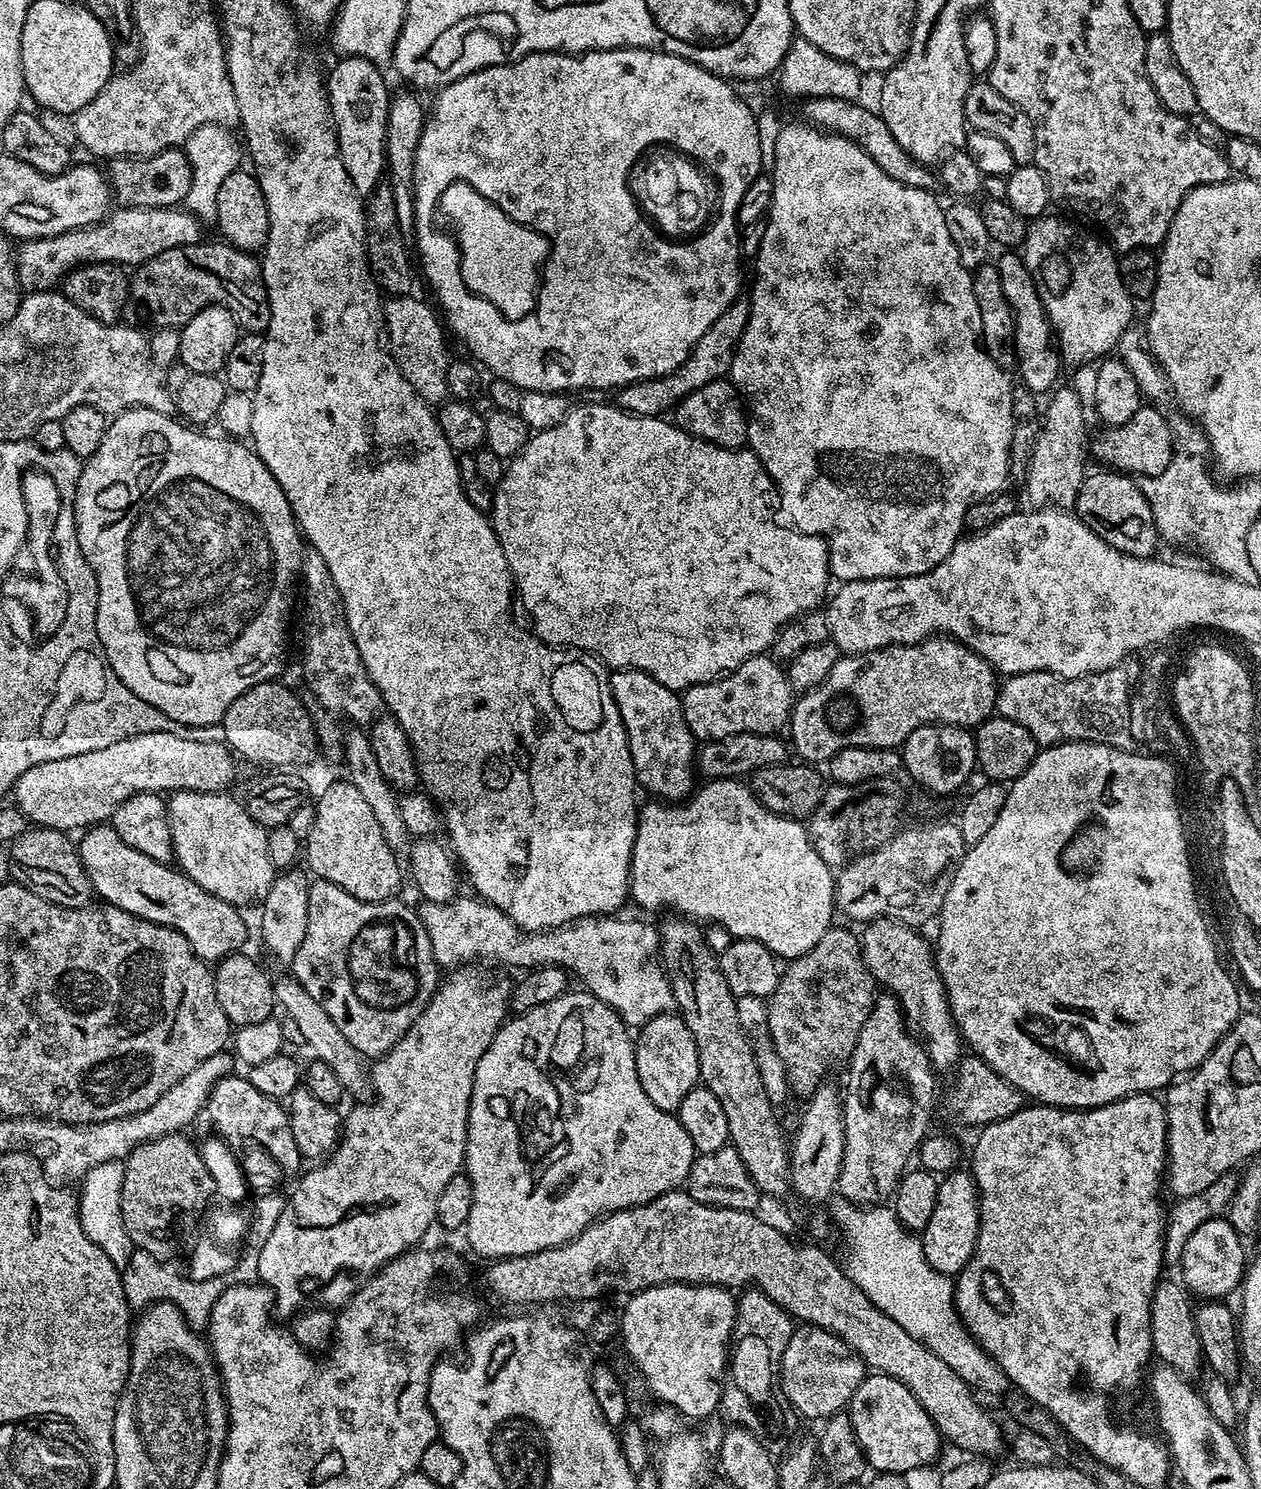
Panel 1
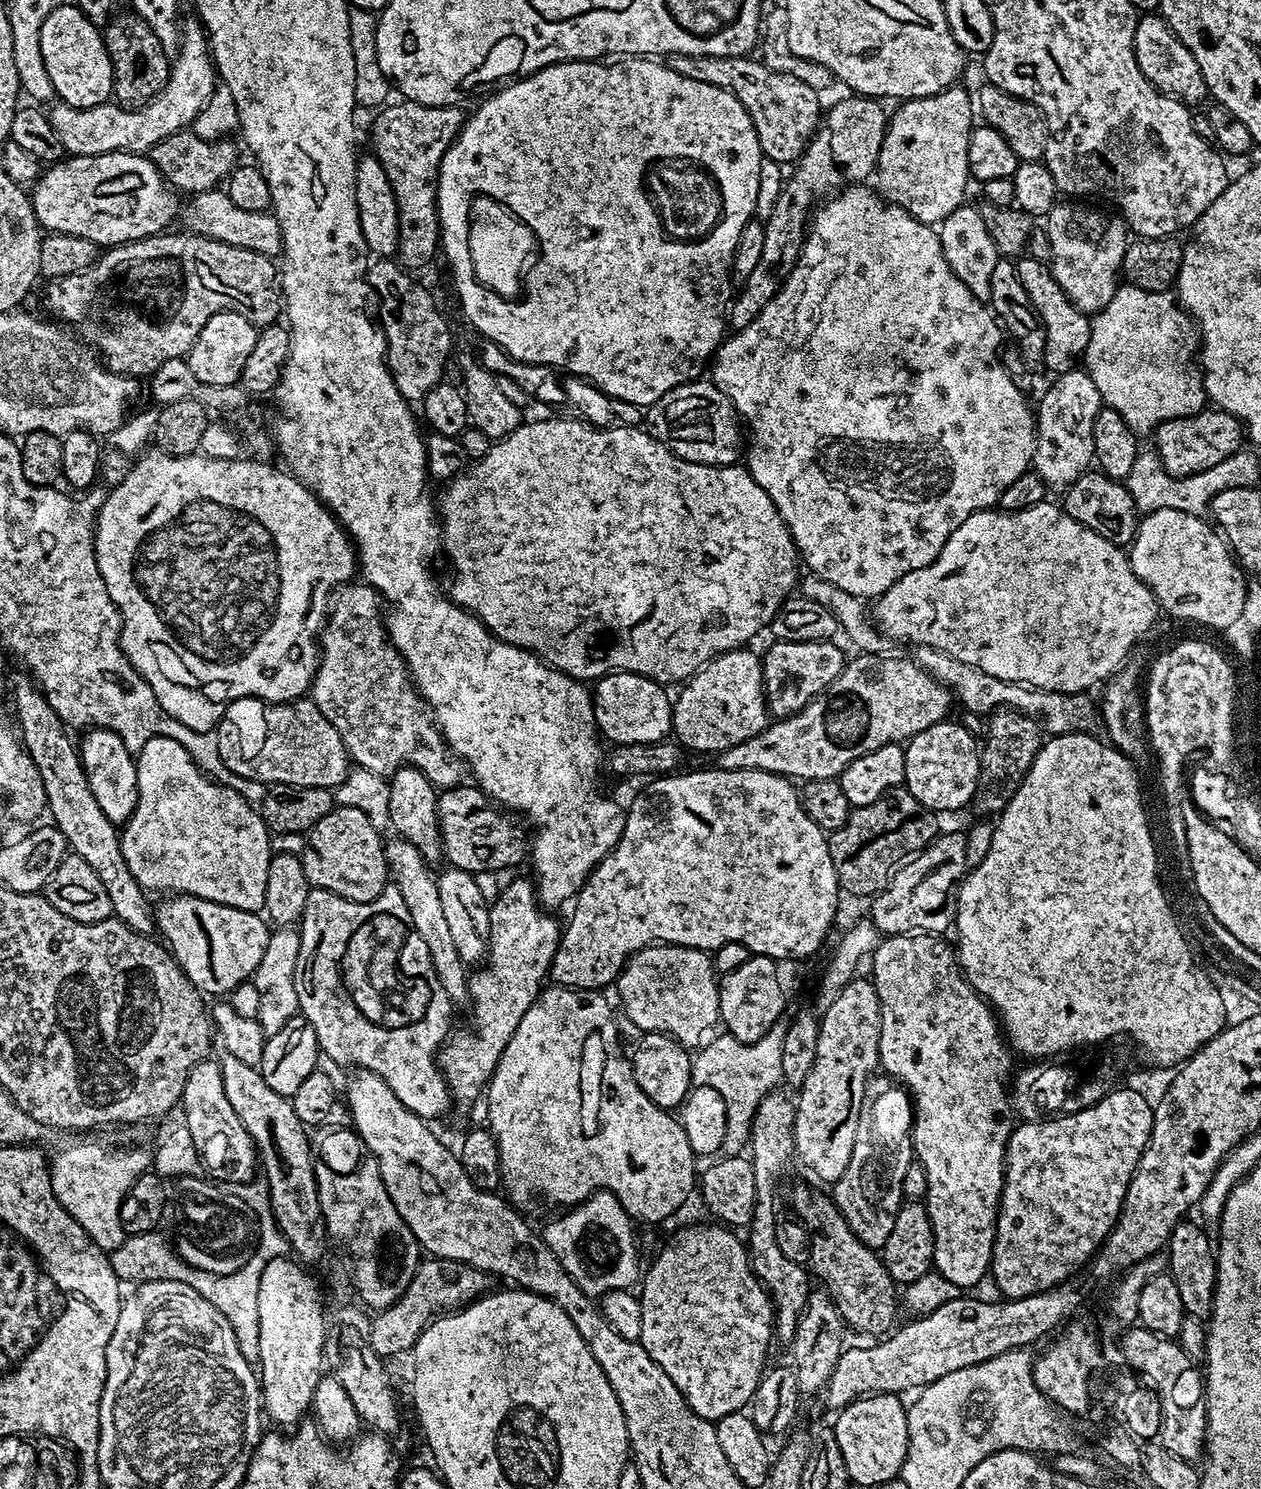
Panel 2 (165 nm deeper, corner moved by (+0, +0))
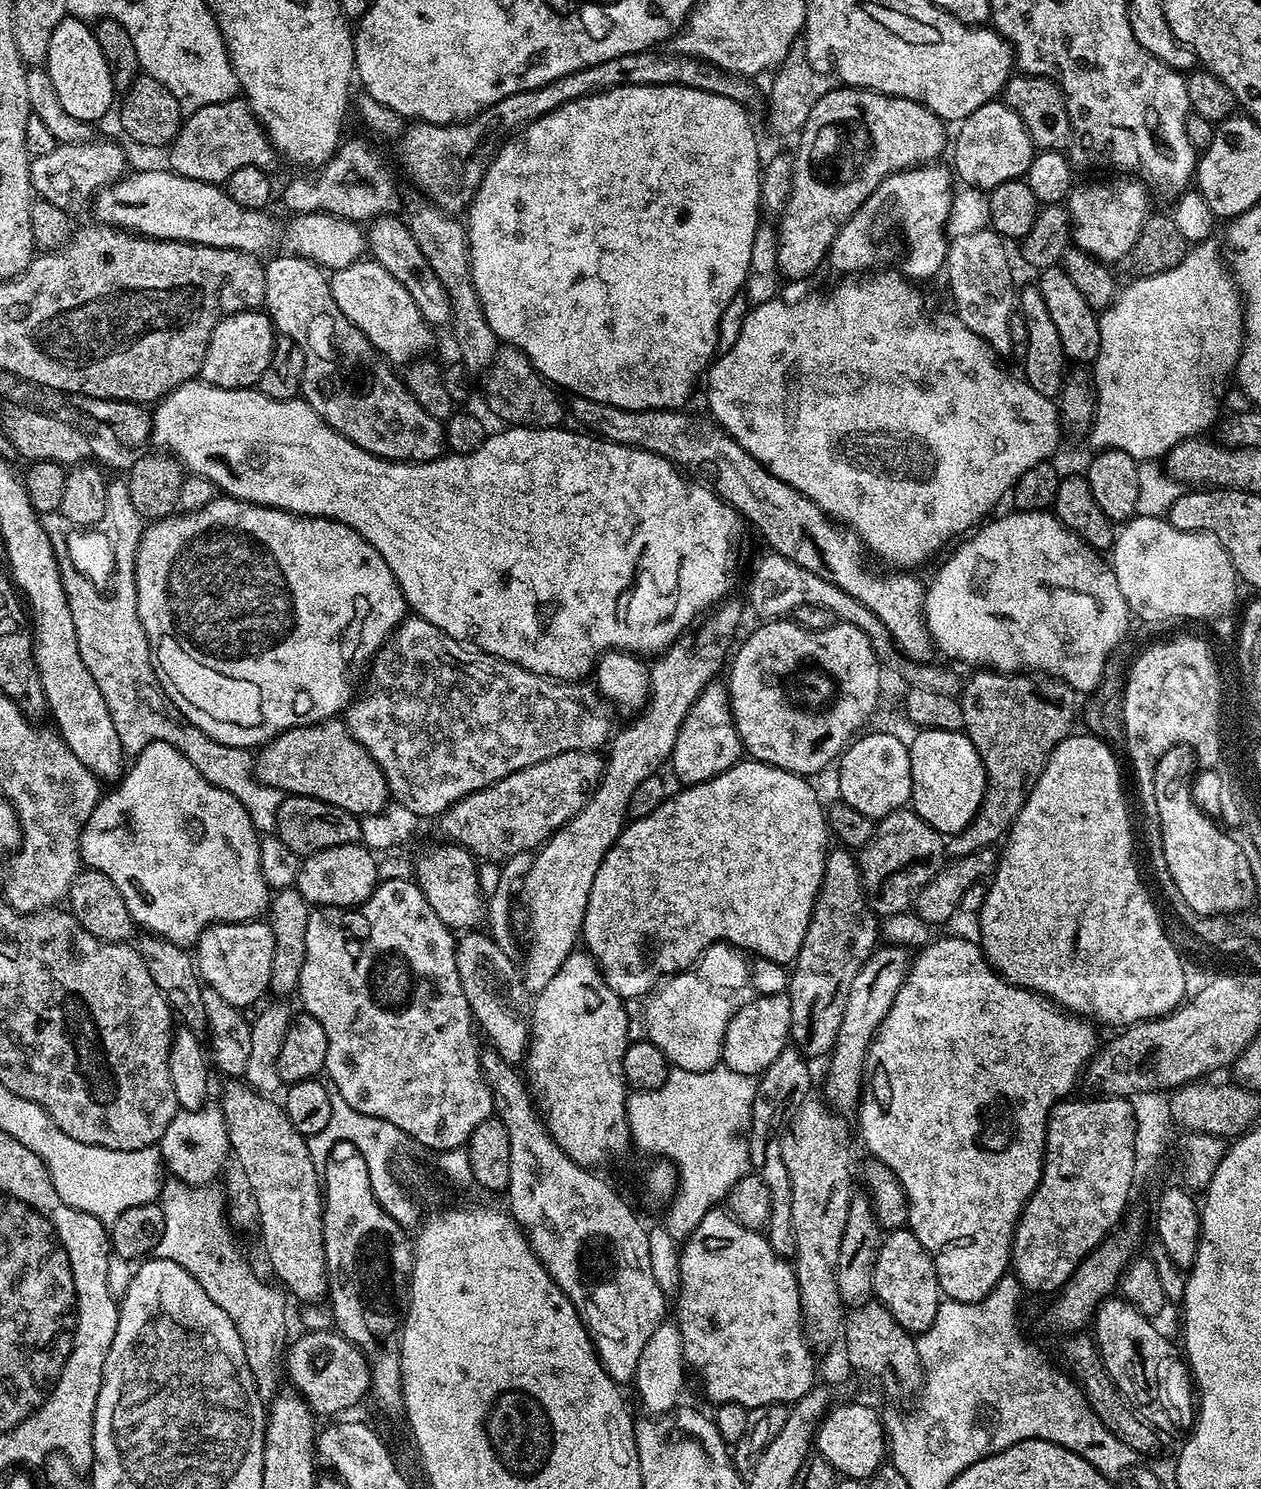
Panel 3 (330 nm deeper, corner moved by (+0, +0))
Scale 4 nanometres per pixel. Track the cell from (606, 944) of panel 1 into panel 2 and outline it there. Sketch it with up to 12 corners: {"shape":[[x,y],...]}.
{"shape":[[652,944],[615,979],[644,1033],[696,1050],[717,1027],[705,949]]}

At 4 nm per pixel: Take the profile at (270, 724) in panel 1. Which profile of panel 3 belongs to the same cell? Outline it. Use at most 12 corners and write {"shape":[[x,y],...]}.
{"shape":[[339,719],[288,728],[254,756],[293,796],[383,813],[388,783]]}

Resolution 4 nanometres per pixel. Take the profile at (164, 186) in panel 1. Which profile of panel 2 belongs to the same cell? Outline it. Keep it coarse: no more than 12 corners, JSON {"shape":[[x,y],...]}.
{"shape":[[190,130],[150,149],[177,193],[211,192],[237,167],[228,138]]}

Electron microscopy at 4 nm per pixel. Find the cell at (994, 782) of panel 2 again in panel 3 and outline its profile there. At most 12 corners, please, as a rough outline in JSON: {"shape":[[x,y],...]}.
{"shape":[[991,670],[960,716],[986,786],[947,837],[960,856],[1007,837],[1070,735],[1063,680]]}

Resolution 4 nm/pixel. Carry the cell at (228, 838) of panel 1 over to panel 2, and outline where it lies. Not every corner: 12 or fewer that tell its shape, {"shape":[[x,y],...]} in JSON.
{"shape":[[174,738],[136,756],[149,893],[264,907],[264,819]]}

